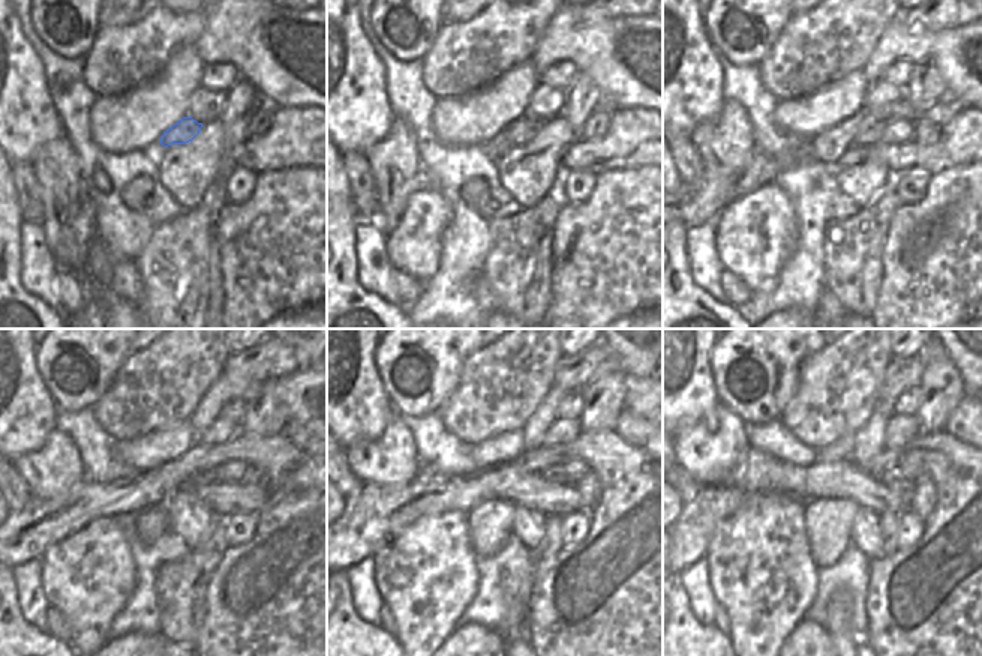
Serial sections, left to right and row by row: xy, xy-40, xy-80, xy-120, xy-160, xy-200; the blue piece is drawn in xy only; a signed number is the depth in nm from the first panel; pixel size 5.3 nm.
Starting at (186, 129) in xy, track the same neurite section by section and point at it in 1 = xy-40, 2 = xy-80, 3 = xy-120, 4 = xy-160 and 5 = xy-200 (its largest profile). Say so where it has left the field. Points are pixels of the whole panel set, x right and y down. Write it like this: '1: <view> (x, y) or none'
1: xy-40 (523, 129)
2: xy-80 (870, 135)
3: xy-120 (209, 476)
4: xy-160 (553, 475)
5: xy-200 (894, 478)

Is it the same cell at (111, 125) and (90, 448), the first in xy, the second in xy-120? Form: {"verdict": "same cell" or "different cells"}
{"verdict": "different cells"}

